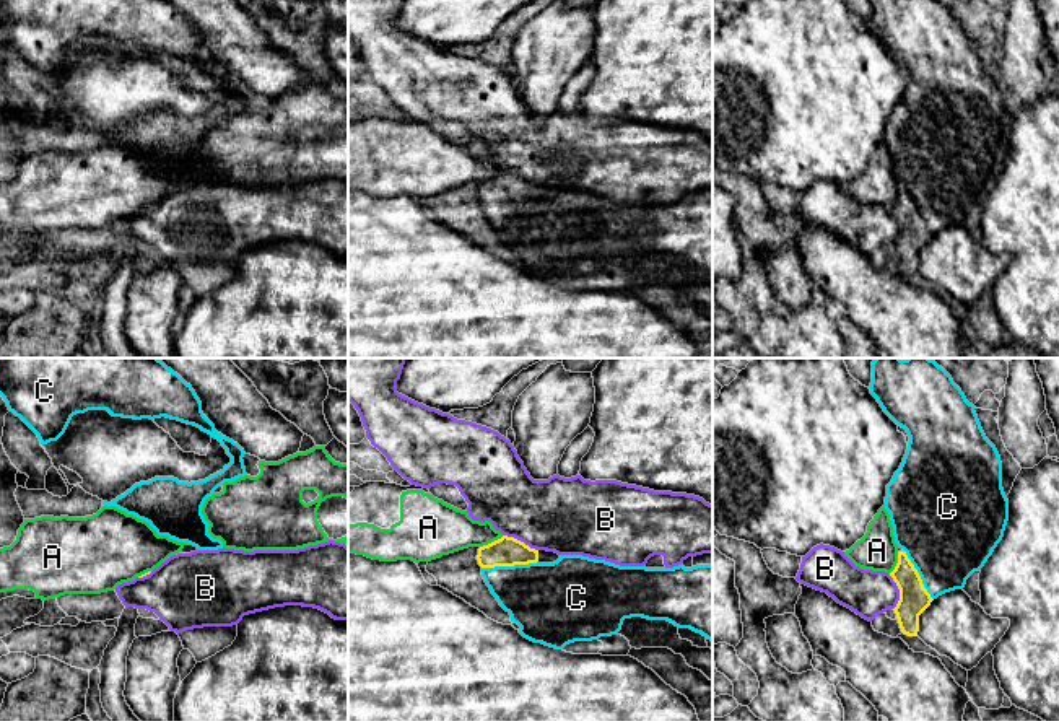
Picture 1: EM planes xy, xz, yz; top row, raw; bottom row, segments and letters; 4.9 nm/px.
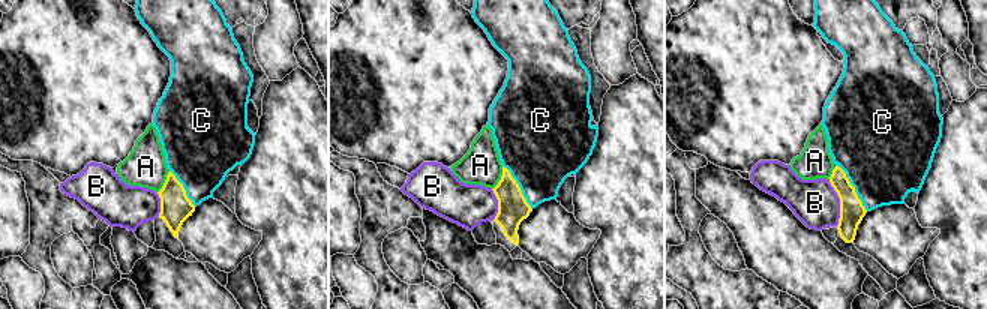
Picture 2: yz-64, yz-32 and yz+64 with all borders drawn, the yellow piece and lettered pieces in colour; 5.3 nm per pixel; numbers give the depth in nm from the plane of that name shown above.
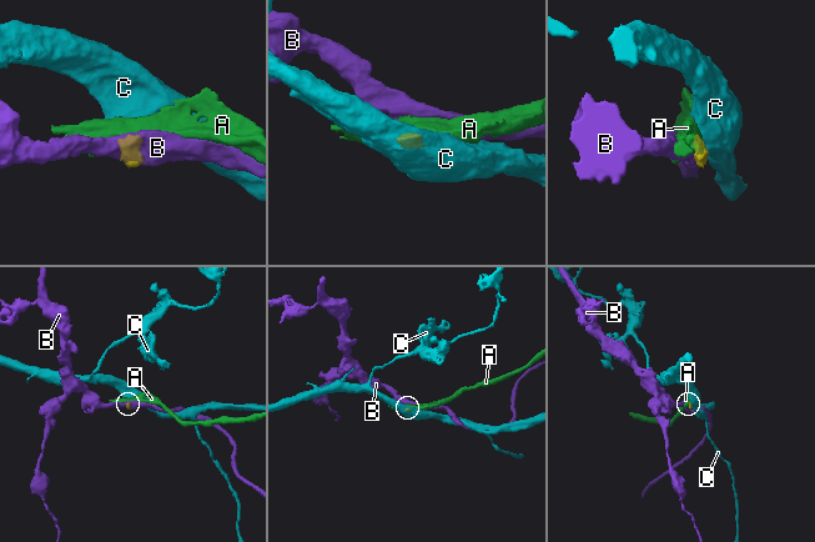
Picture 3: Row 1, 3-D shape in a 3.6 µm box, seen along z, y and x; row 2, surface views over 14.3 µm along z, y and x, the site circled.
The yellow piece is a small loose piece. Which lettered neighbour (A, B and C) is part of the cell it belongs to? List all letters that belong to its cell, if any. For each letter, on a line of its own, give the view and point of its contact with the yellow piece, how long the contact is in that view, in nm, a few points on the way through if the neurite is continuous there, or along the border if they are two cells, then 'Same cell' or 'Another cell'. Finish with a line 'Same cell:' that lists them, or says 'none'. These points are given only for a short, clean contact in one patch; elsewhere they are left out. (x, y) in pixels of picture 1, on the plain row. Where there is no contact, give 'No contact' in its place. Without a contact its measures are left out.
A: Touches yellow at xz (492, 178). Shared border 130 nm. Boundary: xz (503, 171), (480, 183). Another cell
B: Touches yellow at xz (519, 176). Shared border 190 nm. Boundary: xz (503, 170), (513, 171), (537, 186). Another cell
C: Touches yellow at xz (508, 201). Shared border 280 nm. Path across: xz (505, 187), (508, 201), (545, 235). Same cell
Same cell: C

